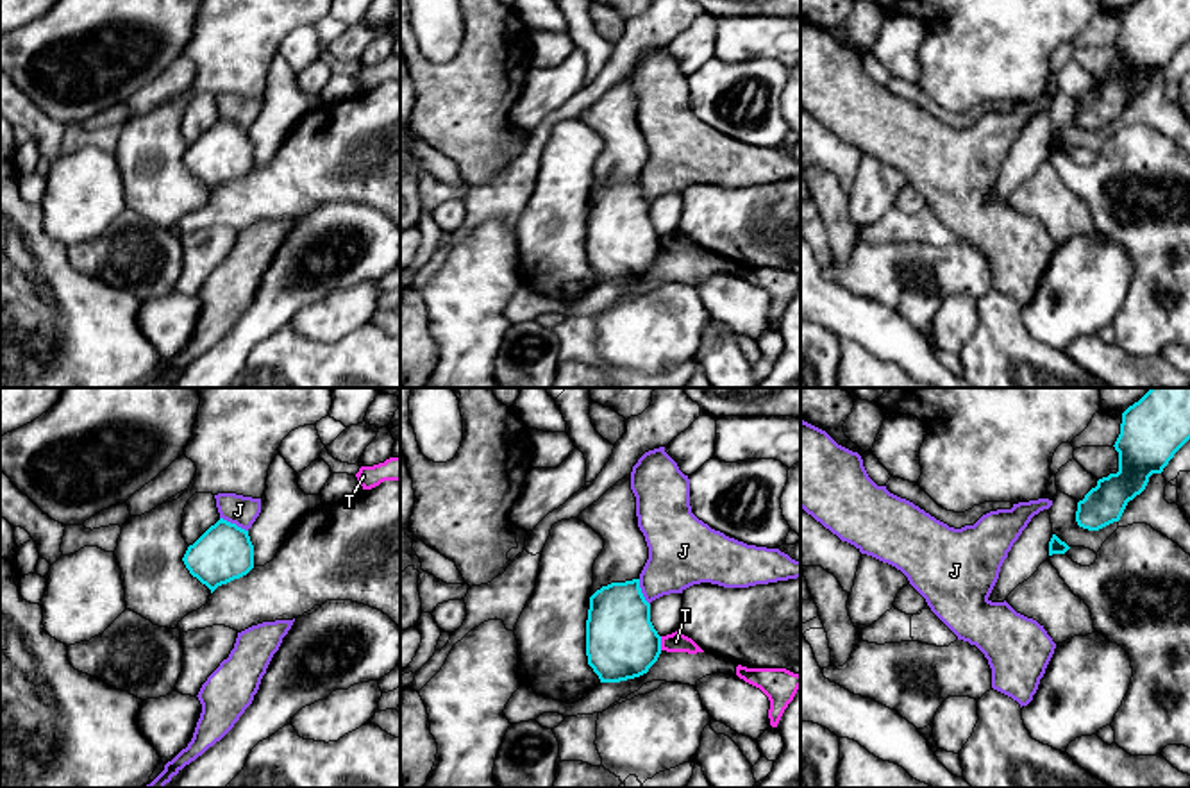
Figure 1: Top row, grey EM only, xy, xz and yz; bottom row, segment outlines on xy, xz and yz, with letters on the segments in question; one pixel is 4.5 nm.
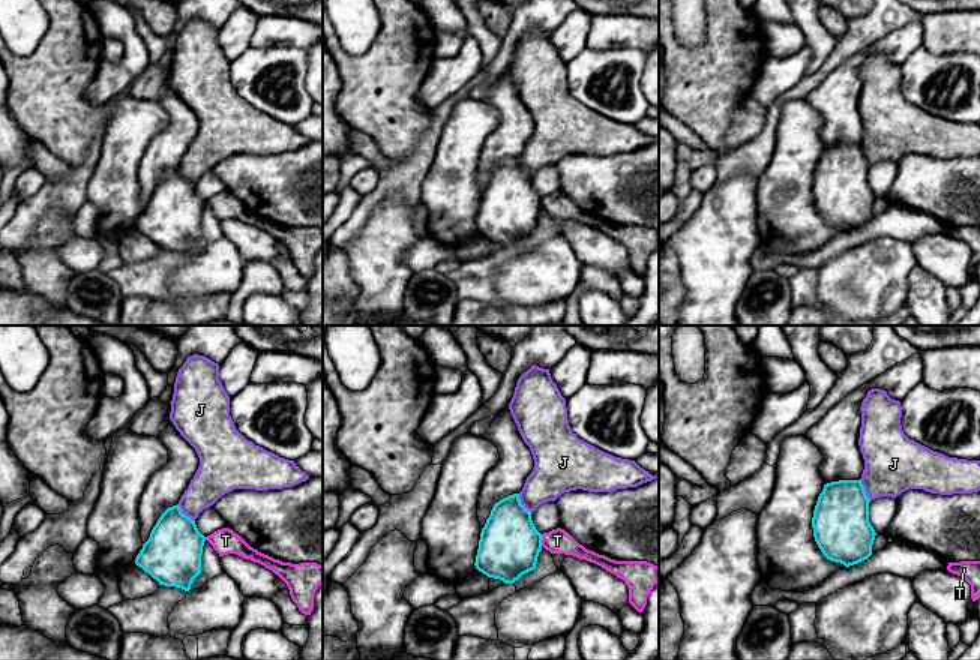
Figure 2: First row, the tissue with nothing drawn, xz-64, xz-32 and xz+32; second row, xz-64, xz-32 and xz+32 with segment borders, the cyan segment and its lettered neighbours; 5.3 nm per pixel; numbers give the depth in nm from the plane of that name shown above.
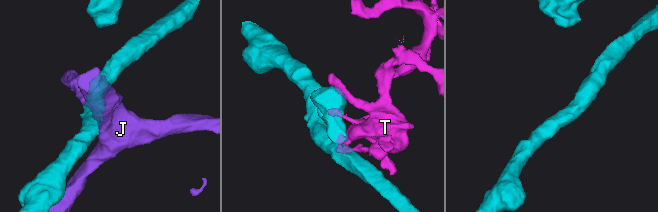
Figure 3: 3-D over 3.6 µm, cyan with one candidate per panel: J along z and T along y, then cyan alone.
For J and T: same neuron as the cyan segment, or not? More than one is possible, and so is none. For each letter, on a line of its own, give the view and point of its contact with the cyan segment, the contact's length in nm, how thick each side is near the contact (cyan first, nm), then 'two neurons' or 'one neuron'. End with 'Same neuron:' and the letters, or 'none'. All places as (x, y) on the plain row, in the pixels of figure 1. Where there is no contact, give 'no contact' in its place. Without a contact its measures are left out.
J: xy (234, 124) | 140 nm | 260/130 nm | two neurons
T: xz (660, 243) | 60 nm | 320/90 nm | two neurons
Same neuron: none

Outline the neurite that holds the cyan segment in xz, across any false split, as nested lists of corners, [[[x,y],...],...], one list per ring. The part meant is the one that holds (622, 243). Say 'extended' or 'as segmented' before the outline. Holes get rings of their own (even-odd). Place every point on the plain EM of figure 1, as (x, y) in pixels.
as segmented; [[[640,179],[611,182],[590,197],[586,256],[600,282],[640,277],[659,254],[661,236],[650,222]]]

